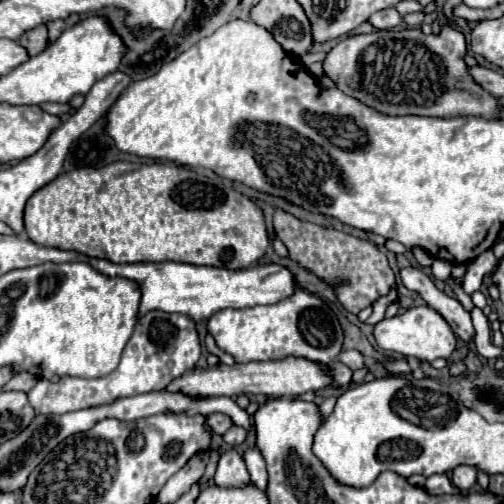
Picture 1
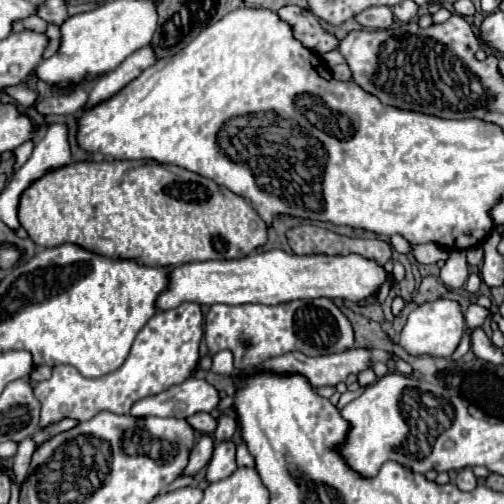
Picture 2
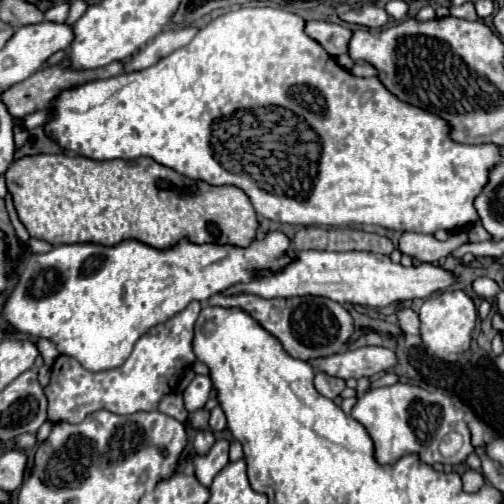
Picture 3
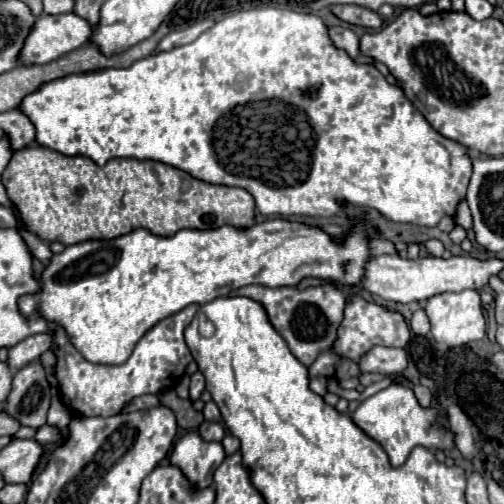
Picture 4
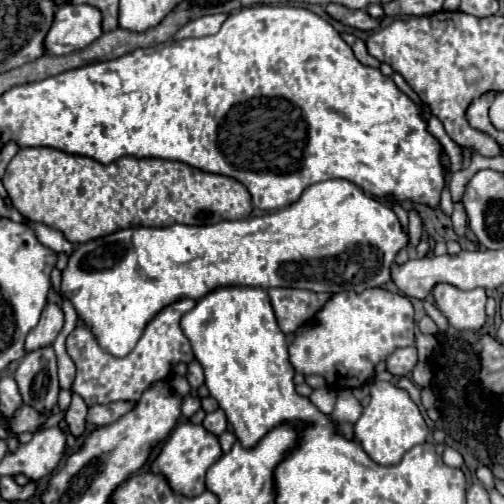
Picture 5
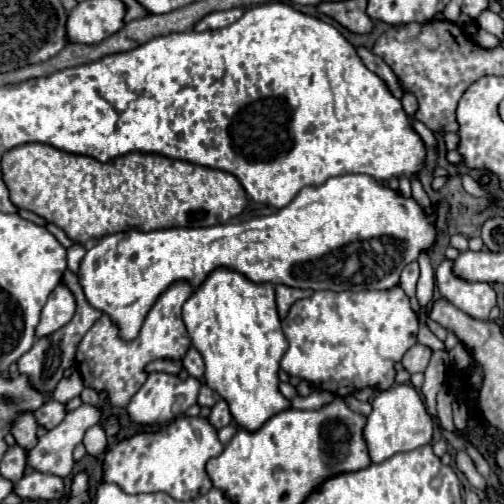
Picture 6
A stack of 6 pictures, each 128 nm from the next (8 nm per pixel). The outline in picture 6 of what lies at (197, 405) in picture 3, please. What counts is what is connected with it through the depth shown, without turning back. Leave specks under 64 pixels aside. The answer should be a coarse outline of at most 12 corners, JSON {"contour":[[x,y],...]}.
{"contour":[[190,348],[182,364],[192,378],[204,376],[204,360]]}

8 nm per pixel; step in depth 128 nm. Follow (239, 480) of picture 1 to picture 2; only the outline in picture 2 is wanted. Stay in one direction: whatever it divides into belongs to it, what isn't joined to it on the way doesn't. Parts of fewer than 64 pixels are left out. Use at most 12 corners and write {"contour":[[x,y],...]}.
{"contour":[[220,442],[208,464],[208,482],[236,470],[234,442]]}

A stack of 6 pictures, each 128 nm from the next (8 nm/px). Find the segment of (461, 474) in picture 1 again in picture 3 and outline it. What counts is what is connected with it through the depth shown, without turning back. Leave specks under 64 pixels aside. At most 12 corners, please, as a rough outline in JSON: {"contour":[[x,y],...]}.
{"contour":[[476,470],[462,476],[466,492],[478,492],[484,478]]}

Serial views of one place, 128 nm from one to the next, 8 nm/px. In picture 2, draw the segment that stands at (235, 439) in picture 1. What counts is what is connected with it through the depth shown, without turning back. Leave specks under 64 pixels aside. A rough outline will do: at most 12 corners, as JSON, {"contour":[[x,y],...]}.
{"contour":[[222,416],[214,438],[230,440],[238,422],[234,418]]}

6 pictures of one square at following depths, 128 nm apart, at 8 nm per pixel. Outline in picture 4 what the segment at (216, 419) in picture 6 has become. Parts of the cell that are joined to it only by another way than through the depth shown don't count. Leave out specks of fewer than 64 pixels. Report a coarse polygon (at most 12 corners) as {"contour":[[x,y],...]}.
{"contour":[[204,422],[198,434],[206,442],[220,442],[224,428],[218,422]]}

